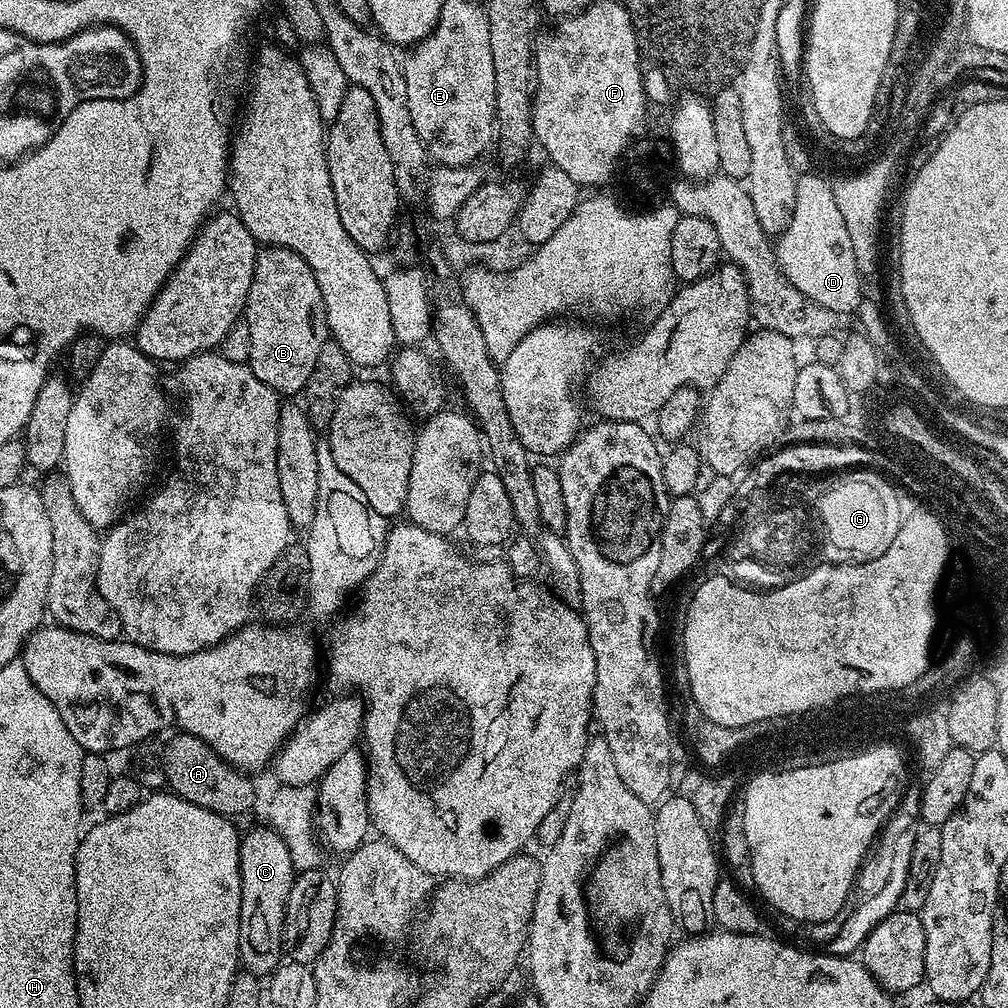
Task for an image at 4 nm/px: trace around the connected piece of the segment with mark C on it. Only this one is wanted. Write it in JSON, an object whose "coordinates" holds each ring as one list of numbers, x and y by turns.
{"coordinates":[[263,827,252,828,248,833,245,831,240,842,240,964,257,978,267,977,282,963,286,906,298,875,284,839,275,828]]}

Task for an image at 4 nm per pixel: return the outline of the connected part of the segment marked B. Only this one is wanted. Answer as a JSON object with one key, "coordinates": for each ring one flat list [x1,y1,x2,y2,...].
{"coordinates":[[265,247,256,253,256,265,254,266,254,278,250,282,250,294,246,298,246,306,244,307,243,320,250,326,250,367,252,373,258,378,258,382,262,382,266,386,270,386,272,391,284,398,292,398,295,392,303,393,307,386,310,374,314,371,315,363,318,361,318,354,321,353,325,343,330,340,328,323,326,322,326,306,322,298,322,290,318,290,318,278,314,274,314,270,310,270,310,266,298,254,294,254,294,250,286,250,285,248]]}

